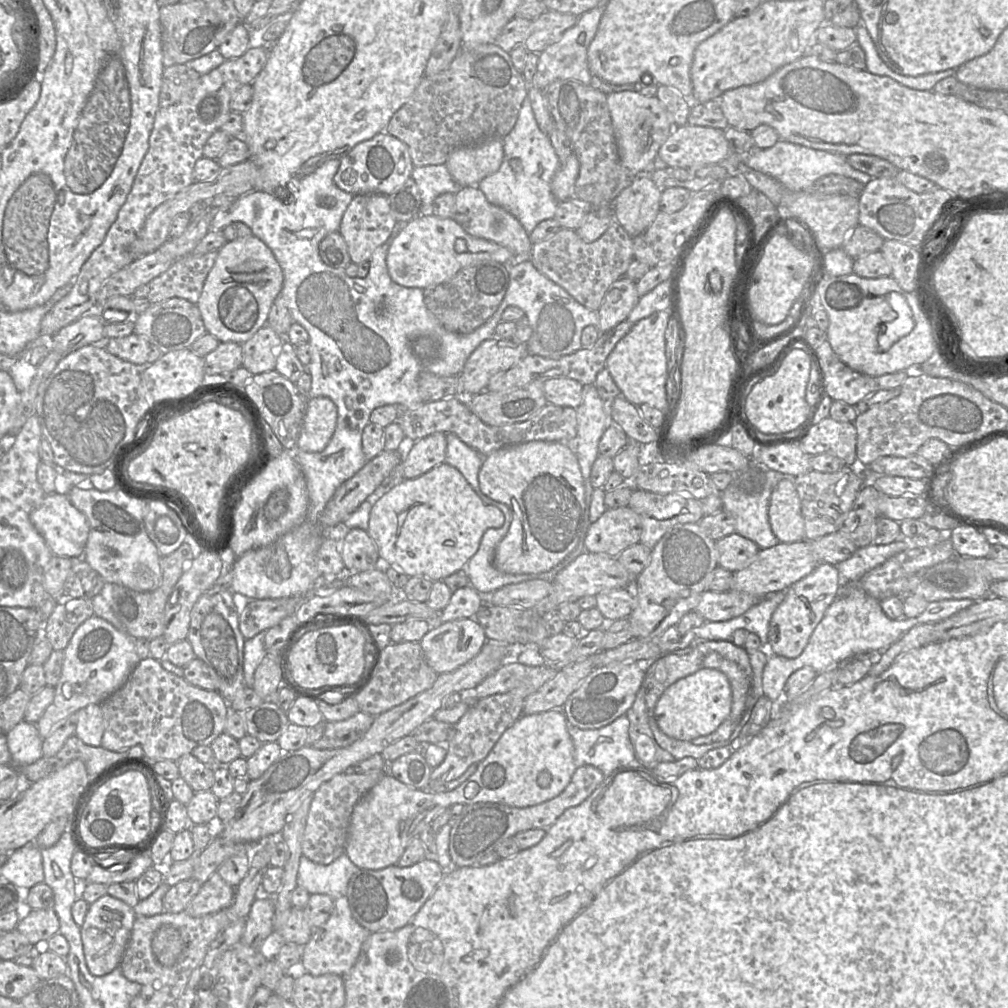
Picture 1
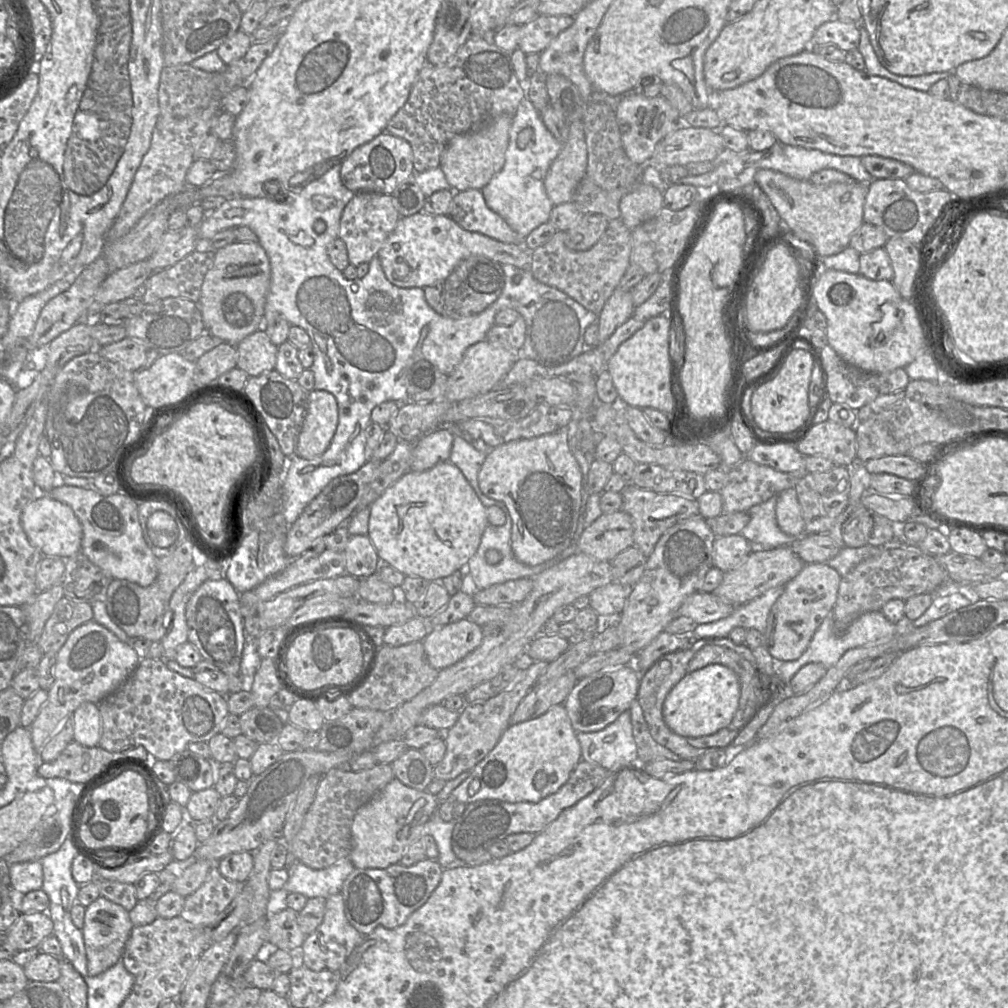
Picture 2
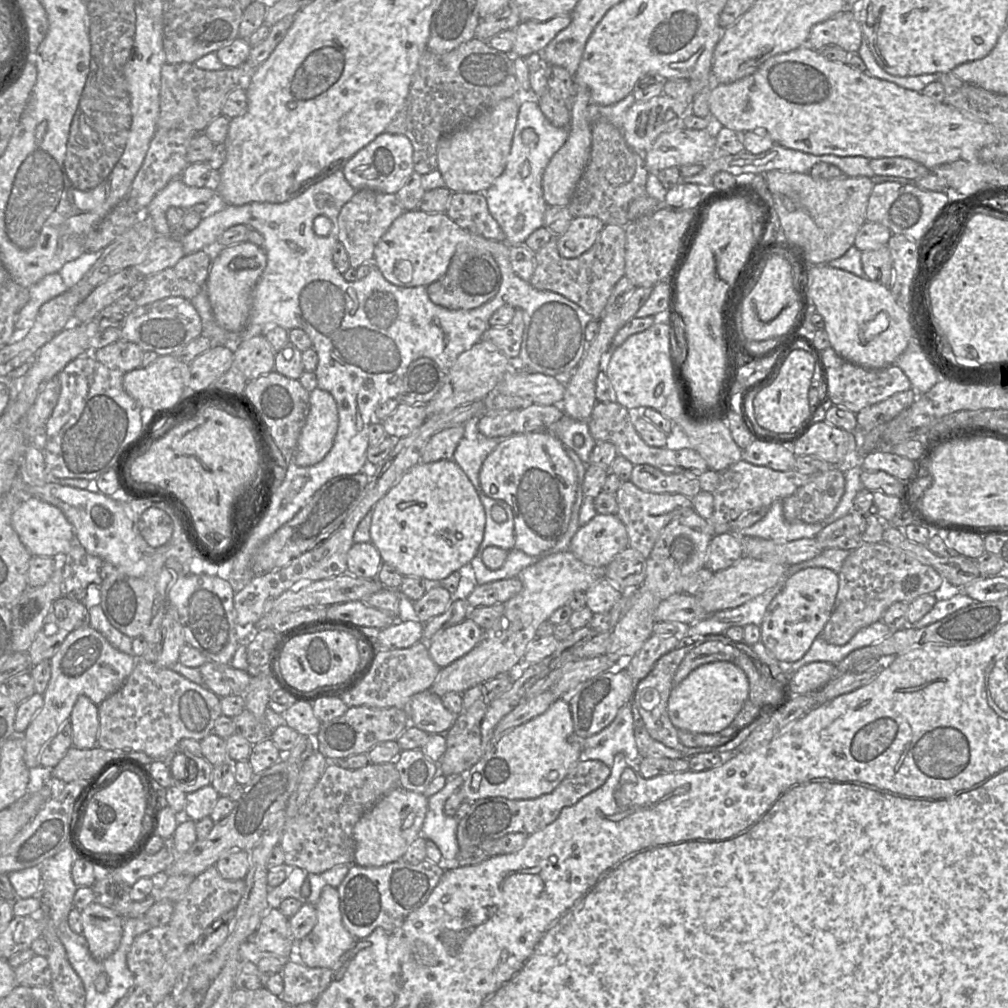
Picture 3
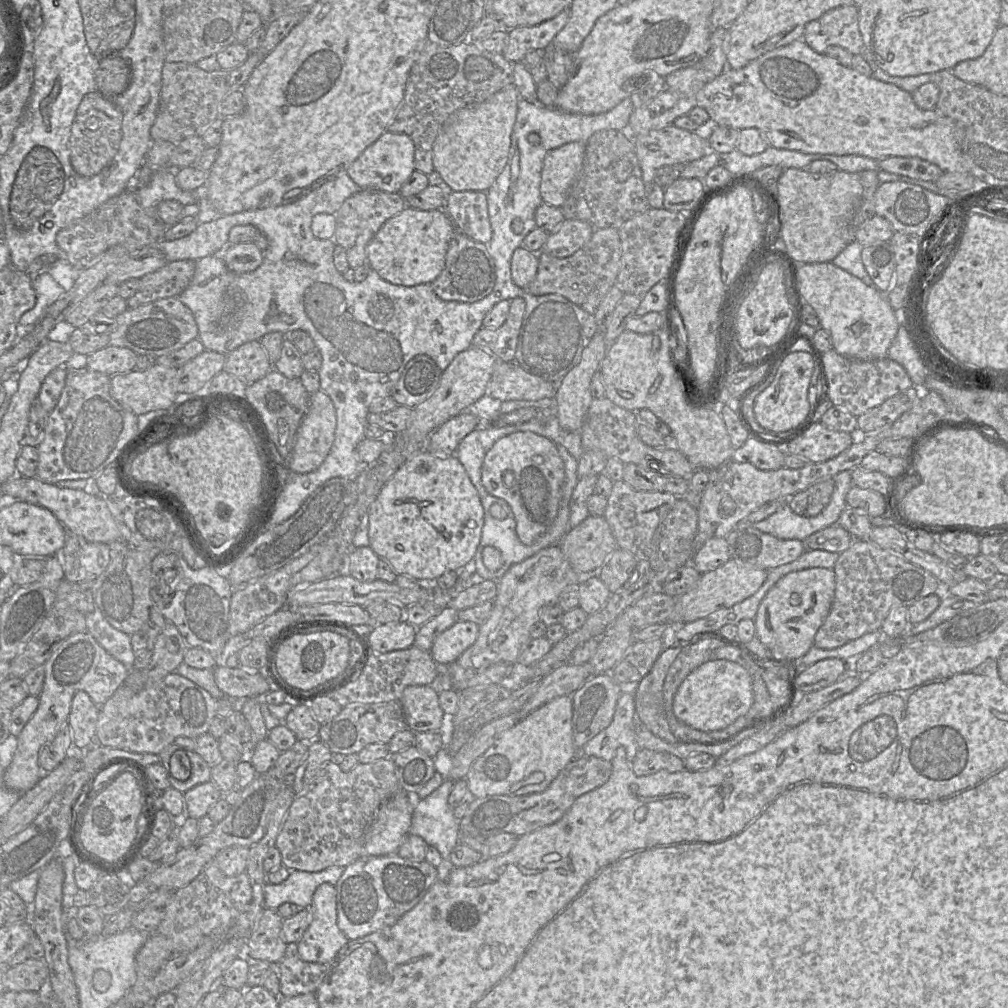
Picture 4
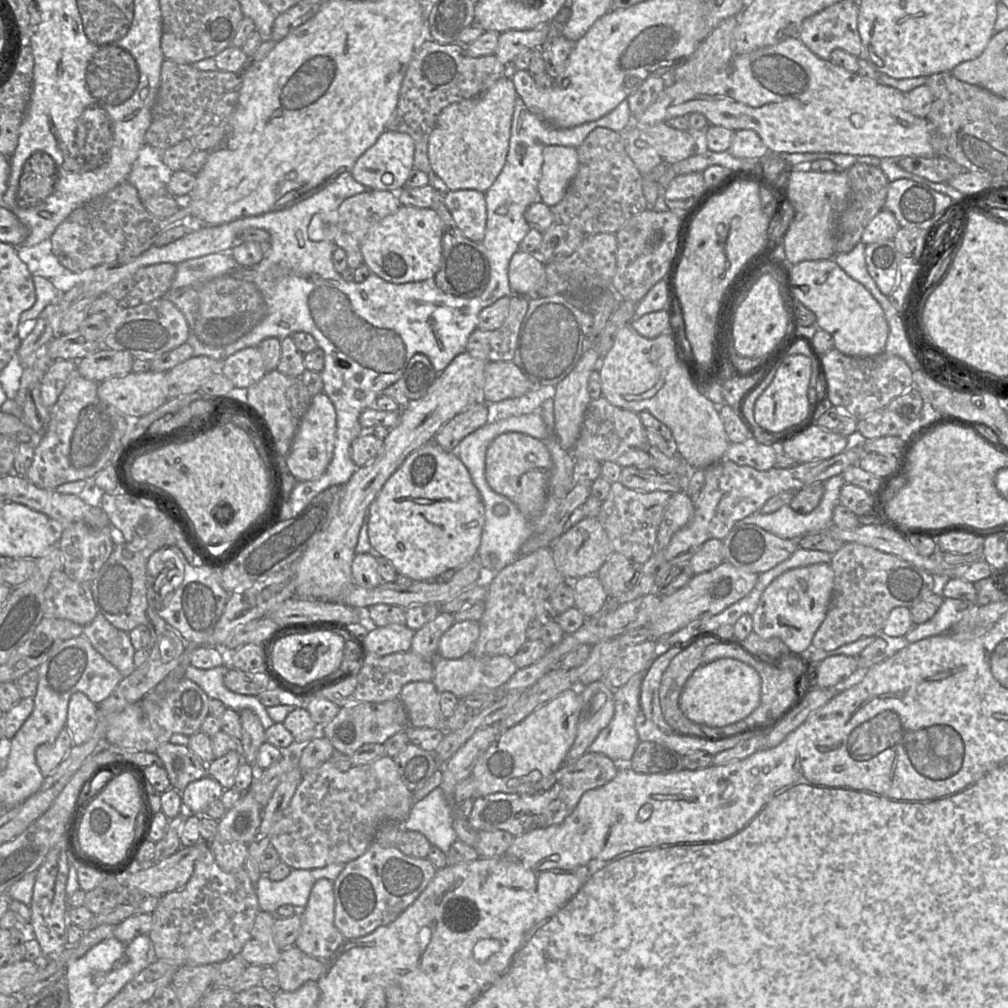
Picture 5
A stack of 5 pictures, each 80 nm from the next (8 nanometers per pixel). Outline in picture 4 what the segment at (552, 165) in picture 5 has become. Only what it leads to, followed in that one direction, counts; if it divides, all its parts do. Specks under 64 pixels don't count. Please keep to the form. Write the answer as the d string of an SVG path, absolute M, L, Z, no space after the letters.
M570 142L546 153L540 184L543 203L562 207L582 169L585 144Z

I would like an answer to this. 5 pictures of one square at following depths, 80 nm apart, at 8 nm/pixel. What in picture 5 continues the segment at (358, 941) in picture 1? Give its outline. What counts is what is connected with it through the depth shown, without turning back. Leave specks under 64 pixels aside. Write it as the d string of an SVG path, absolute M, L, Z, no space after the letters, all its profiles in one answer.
M321 878L314 883L308 902L299 914L302 928L294 945L307 955L327 960L344 940L348 940L334 924L334 887L329 879Z

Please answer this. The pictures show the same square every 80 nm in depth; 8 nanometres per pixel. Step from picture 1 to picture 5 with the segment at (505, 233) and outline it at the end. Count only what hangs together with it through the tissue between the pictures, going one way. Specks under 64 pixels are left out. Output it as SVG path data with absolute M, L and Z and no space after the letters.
M477 190L446 191L444 204L461 233L473 242L482 242L487 221L485 193Z

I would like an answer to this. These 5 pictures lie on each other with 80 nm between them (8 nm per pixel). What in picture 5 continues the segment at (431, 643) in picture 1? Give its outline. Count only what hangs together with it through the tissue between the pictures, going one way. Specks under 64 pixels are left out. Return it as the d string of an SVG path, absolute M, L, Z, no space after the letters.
M455 621L441 636L437 656L446 659L459 659L469 654L479 637L479 622Z

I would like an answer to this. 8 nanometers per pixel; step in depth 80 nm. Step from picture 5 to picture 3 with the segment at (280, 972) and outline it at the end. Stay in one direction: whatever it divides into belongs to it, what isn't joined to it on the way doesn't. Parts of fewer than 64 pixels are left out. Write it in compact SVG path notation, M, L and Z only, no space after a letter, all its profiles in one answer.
M296 957L289 958L281 970L284 989L281 998L285 1005L316 1002L329 985L333 971L327 967L309 967Z

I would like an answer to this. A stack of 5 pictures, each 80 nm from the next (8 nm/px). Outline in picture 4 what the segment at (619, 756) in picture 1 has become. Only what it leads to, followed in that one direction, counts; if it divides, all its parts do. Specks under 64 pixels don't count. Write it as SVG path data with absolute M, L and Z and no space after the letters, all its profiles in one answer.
M632 688L624 689L618 698L610 725L589 740L581 748L580 753L612 761L616 749L623 747L627 759L632 762L638 752L633 725L635 712L635 698Z

